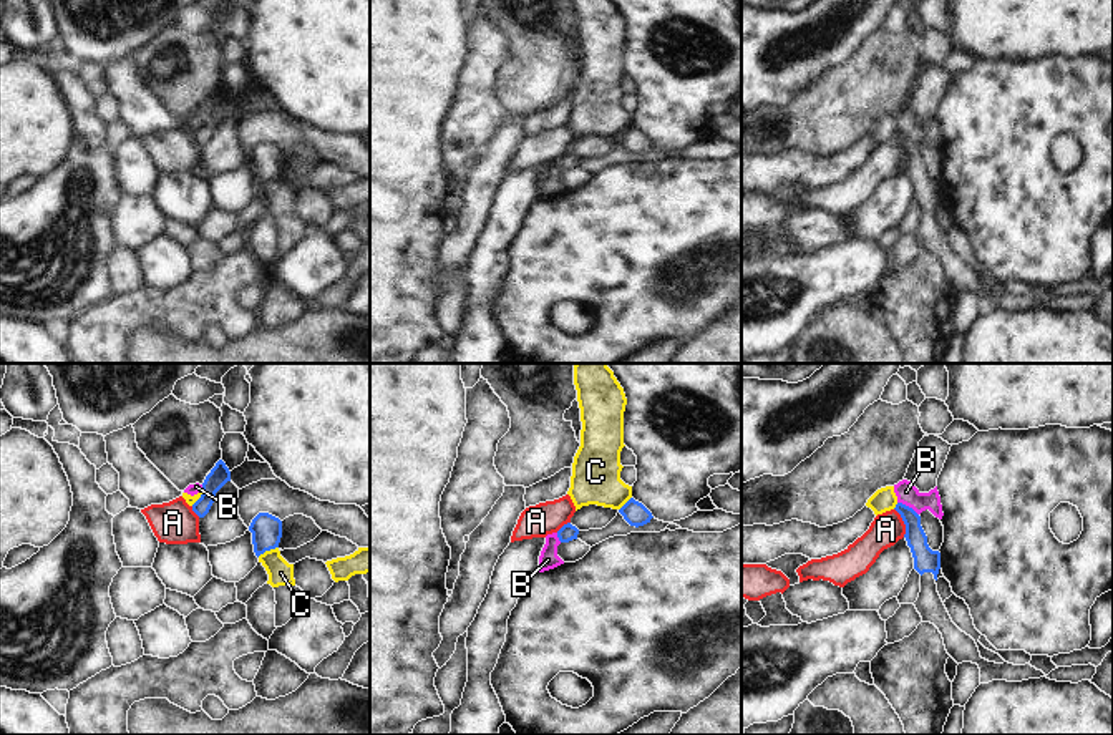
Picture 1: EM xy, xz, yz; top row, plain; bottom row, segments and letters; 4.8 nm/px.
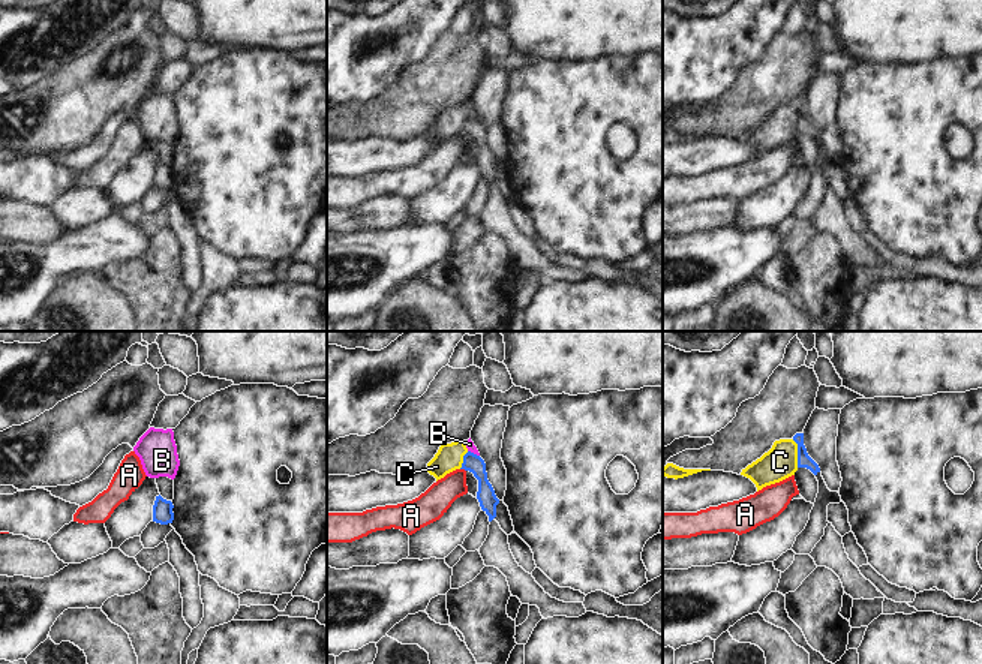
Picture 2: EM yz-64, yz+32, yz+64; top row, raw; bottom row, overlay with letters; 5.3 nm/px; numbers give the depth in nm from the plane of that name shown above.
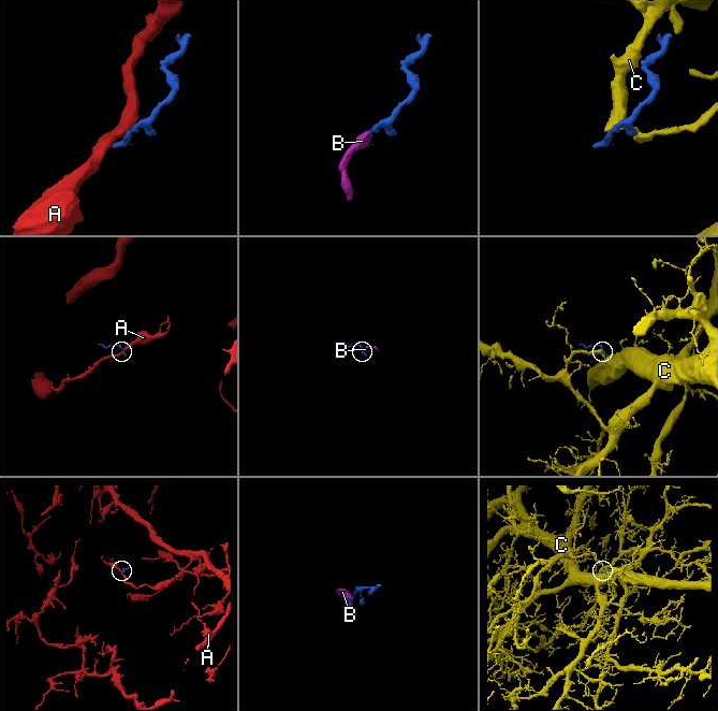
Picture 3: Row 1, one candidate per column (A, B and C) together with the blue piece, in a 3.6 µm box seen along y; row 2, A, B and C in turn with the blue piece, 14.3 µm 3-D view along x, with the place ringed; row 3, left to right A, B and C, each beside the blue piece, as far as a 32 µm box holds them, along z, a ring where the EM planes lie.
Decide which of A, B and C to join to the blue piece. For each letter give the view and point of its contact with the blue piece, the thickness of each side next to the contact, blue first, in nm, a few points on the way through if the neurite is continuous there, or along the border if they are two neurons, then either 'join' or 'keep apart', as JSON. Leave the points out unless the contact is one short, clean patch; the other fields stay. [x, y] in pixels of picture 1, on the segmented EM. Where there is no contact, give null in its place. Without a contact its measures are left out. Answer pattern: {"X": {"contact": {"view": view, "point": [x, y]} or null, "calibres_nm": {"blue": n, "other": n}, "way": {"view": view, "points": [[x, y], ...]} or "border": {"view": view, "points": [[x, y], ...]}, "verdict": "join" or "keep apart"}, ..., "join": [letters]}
{"A": {"contact": {"view": "yz", "point": [904, 523]}, "calibres_nm": {"blue": 120, "other": 160}, "border": {"view": "yz", "points": [[894, 508], [904, 525], [904, 536]]}, "verdict": "keep apart"}, "B": {"contact": {"view": "yz", "point": [908, 506]}, "calibres_nm": {"blue": 100, "other": 100}, "border": {"view": "yz", "points": [[898, 501], [918, 515]]}, "verdict": "keep apart"}, "C": {"contact": {"view": "xy", "point": [267, 550]}, "calibres_nm": {"blue": 150, "other": 120}, "verdict": "keep apart"}, "join": []}

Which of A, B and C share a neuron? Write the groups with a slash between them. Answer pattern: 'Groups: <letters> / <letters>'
Groups: A / B C.

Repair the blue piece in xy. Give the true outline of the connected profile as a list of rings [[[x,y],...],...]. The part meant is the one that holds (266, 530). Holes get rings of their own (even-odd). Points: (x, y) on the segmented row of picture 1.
[[[259,513],[250,526],[254,552],[259,557],[265,551],[279,548],[282,538],[282,521],[269,513]]]

